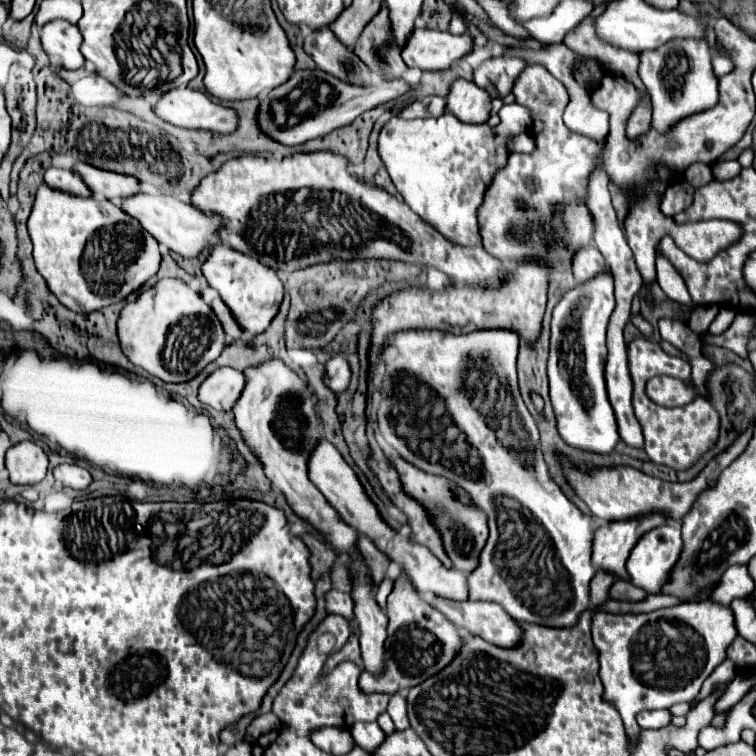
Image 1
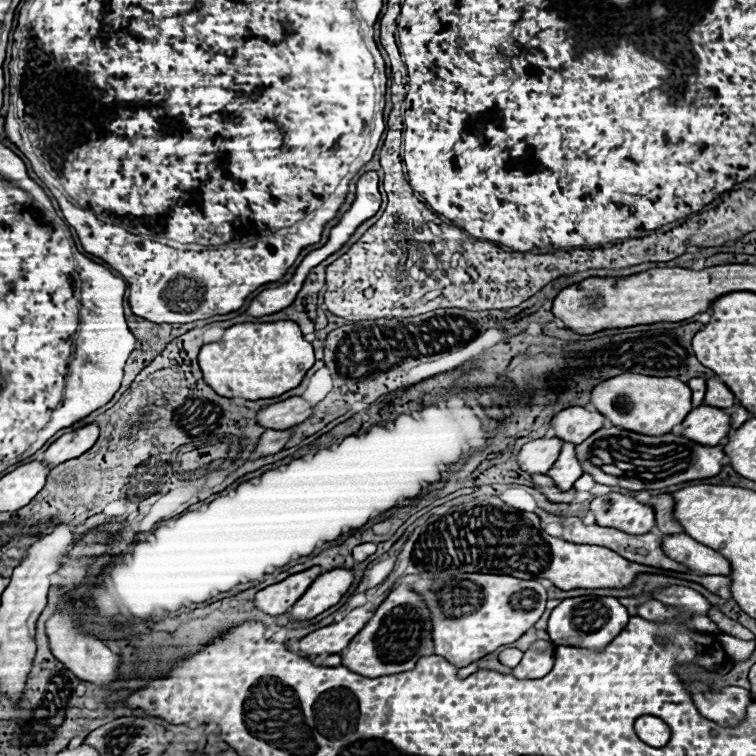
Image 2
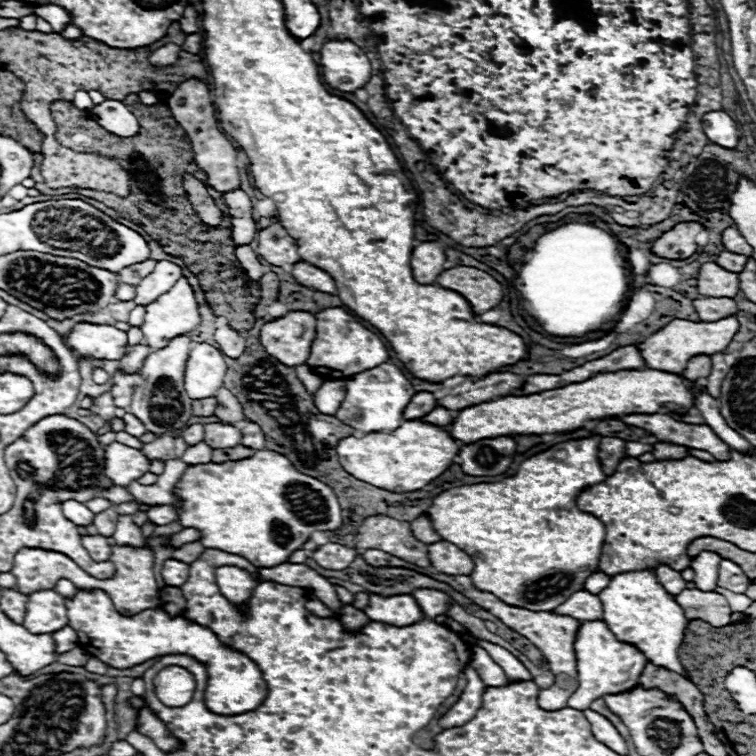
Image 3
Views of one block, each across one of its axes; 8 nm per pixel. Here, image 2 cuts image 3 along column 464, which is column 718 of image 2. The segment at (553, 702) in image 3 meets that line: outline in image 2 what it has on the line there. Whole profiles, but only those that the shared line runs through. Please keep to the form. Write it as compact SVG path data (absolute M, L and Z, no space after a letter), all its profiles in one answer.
M690 572L690 580L702 584L706 590L710 590L712 594L718 594L722 600L730 598L730 578L728 576L700 576L700 574L692 574Z

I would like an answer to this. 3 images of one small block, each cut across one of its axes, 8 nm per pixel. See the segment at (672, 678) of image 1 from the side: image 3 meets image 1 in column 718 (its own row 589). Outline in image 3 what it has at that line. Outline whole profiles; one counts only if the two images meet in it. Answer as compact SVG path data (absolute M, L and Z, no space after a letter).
M644 570L618 574L598 594L598 598L604 608L602 618L618 640L640 648L648 662L686 676L686 670L682 668L678 658L678 648L684 638L684 628L688 626L688 620L682 608L674 602L674 596L658 584L654 572Z

